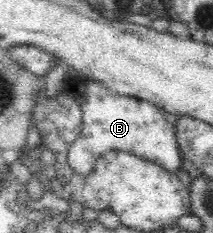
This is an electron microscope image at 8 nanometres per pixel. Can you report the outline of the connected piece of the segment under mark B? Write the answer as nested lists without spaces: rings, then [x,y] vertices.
[[[86,78],[80,82],[78,105],[82,130],[68,148],[68,165],[80,175],[88,175],[97,158],[110,151],[135,154],[176,172],[182,164],[176,142],[175,127],[164,119],[164,112],[156,105],[131,96],[122,96],[102,86],[102,83]]]

